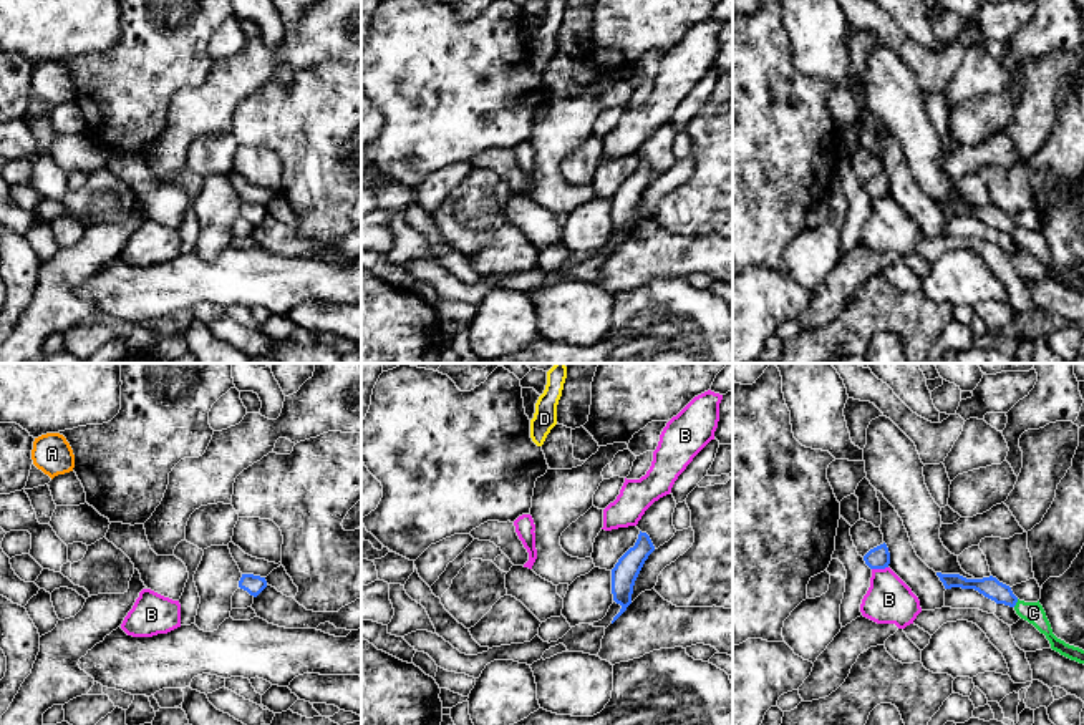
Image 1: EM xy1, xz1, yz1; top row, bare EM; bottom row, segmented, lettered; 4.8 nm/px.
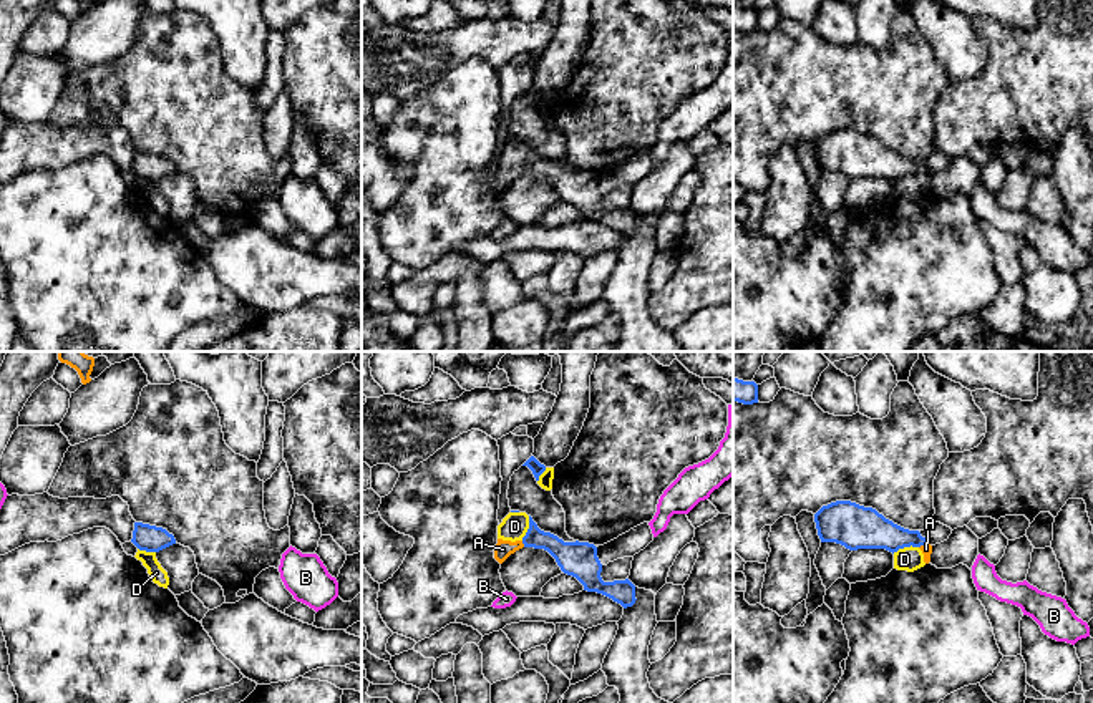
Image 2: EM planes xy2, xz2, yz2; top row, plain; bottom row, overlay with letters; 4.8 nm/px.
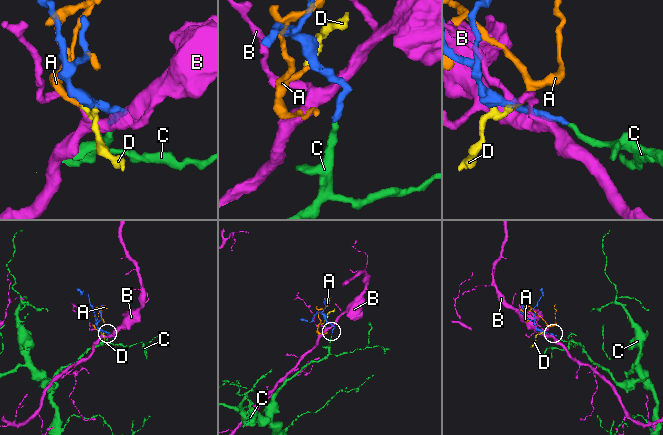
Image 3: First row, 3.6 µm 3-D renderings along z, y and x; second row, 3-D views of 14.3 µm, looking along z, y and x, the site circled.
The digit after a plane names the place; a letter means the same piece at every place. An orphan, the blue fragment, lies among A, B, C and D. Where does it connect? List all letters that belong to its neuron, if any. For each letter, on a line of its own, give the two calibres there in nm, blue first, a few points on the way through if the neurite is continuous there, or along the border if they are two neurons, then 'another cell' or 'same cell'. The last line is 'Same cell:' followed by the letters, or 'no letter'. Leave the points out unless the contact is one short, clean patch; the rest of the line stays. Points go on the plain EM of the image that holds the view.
A: calibres 150 and 80 nm; another cell
B: calibres 110 and 220 nm; border yz1 (887, 194), (872, 198); another cell
C: calibres 100 and 100 nm; way yz1 (992, 216), (1016, 229), (1033, 241); same cell
D: calibres 200 and 120 nm; another cell
Same cell: C

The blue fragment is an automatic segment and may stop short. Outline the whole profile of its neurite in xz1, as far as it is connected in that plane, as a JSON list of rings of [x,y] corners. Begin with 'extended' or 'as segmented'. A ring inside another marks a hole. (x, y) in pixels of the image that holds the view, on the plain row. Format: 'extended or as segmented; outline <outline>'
as segmented; outline [[[646,161],[638,163],[633,176],[630,176],[612,197],[612,222],[613,229],[622,234],[620,241],[613,246],[612,252],[632,232],[635,209],[655,174]]]

